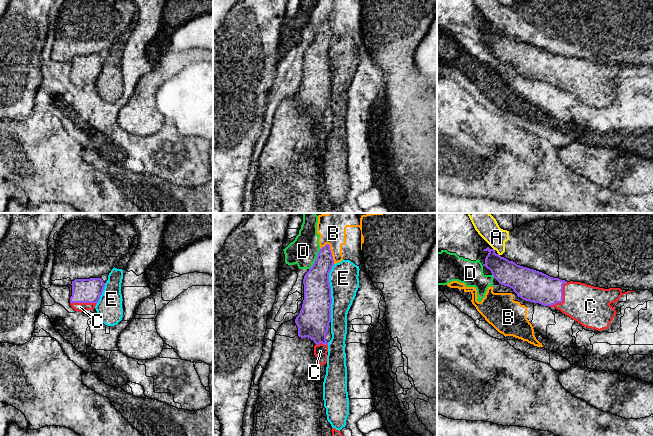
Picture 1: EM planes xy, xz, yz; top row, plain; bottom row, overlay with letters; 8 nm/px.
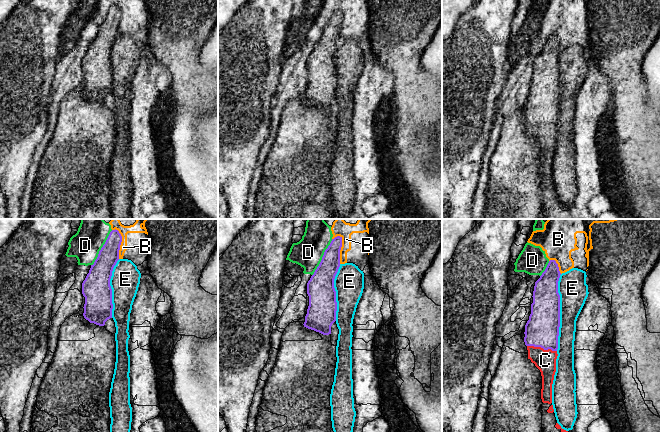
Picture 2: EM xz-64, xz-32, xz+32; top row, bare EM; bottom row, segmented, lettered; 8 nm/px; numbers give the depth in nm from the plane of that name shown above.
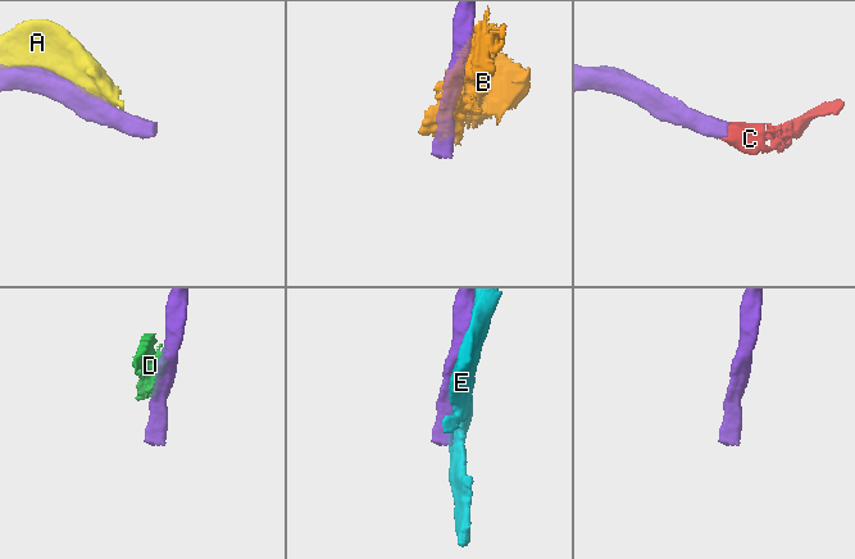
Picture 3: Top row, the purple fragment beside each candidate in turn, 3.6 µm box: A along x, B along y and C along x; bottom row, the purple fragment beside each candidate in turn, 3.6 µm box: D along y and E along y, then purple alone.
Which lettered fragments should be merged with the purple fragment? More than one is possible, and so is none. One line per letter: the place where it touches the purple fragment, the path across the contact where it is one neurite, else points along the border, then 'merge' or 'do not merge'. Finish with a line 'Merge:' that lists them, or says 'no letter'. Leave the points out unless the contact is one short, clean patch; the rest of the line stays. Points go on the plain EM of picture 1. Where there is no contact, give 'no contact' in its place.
A: no contact | do not merge
B: xz (331, 29) | do not merge
C: yz (562, 74) | across yz (534, 62), (555, 68), (562, 74), (576, 75), (590, 82) | merge
D: xz (316, 35) | do not merge
E: xz (330, 69) | do not merge
Merge: C

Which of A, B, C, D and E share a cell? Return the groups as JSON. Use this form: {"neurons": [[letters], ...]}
{"neurons": [["A"], ["B"], ["C"], ["D"], ["E"]]}

